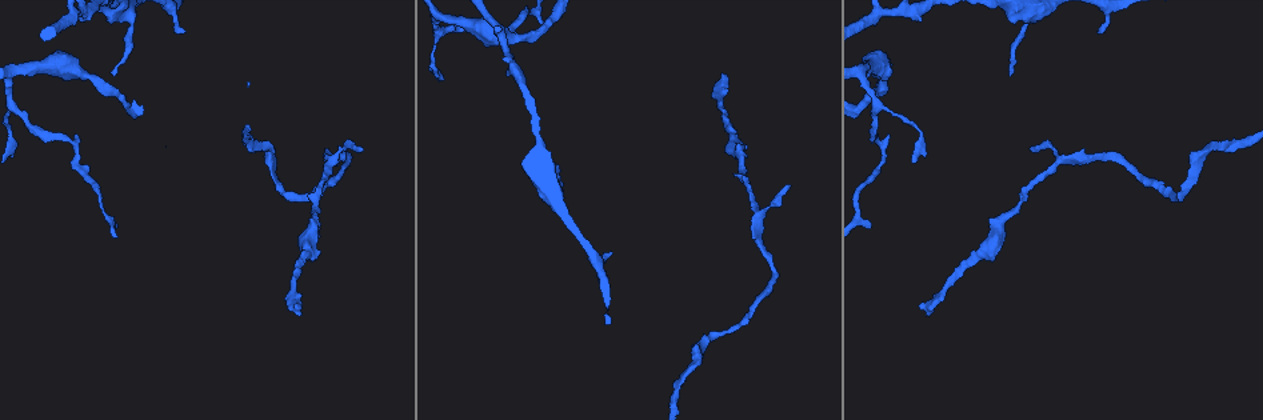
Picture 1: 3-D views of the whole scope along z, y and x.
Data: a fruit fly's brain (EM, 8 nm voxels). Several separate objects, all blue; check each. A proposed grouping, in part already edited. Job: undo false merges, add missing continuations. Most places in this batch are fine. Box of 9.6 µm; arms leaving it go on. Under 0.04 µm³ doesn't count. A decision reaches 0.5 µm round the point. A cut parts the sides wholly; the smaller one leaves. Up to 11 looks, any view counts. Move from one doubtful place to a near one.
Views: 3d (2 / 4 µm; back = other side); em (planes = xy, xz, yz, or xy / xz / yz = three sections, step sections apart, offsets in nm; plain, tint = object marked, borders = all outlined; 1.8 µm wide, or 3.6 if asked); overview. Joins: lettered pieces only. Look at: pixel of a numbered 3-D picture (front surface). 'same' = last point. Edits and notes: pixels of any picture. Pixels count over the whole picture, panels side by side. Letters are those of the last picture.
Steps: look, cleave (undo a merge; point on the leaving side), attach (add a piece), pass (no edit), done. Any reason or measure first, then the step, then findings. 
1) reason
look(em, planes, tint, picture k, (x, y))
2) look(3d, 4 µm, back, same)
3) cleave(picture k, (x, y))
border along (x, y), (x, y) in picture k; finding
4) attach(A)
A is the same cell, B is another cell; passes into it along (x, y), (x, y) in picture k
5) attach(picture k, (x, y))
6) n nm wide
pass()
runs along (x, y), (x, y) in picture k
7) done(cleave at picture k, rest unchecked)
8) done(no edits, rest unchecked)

tapers out
look(3d, 4 µm, back, picture 1, (113, 76))

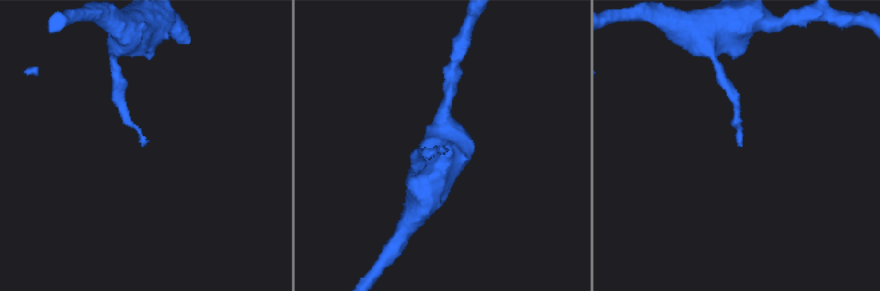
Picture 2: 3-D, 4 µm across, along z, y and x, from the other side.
look(em, planes, borders, picture 2, (441, 149))

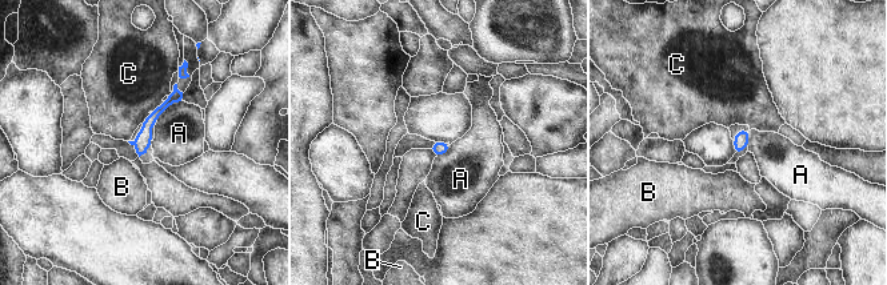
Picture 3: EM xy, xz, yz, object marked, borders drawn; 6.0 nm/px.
pass()
A, B and C are other cells; runs along (179, 95), (150, 120), (140, 151) in picture 3; none of them fits

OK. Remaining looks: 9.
abrupt turn
look(3d, 4 µm, picture 1, (863, 70))

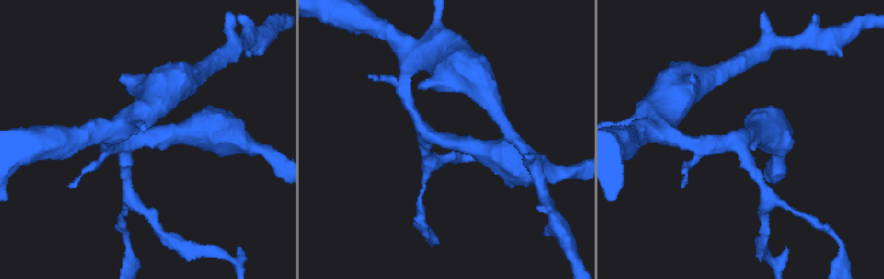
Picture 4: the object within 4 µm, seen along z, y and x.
need the tissue
look(em, xy, step 16, tint, picture 4, (433, 138))

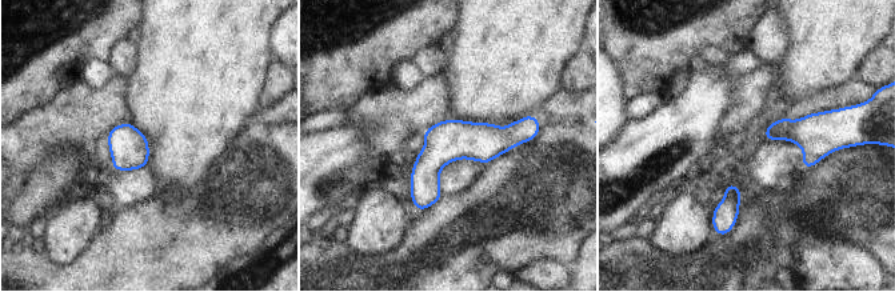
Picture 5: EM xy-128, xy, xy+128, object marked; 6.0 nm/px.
look(em, xz, step 16, borders, same)

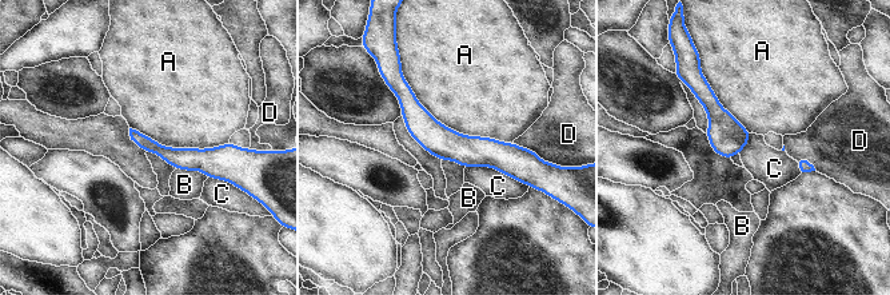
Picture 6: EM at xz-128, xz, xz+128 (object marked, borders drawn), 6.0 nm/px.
pass()
A, B, C and D are other cells; runs along (395, 87), (446, 144), (527, 154) in picture 6; all the same cell

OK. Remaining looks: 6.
tapers out
look(3d, 2 µm, back, picture 1, (294, 307))

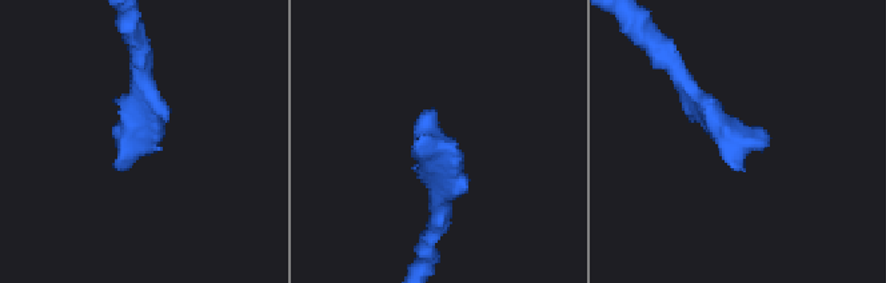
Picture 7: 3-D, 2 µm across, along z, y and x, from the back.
look(em, xz, step 4, borders, picture 7, (433, 110))

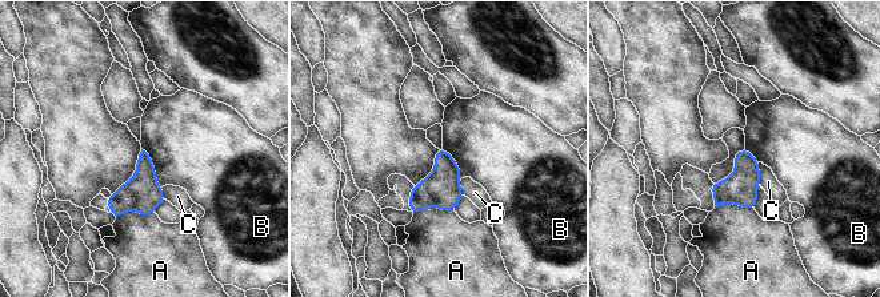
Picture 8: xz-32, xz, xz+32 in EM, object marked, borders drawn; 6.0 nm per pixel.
cut it another way
look(em, planes, borders, same)

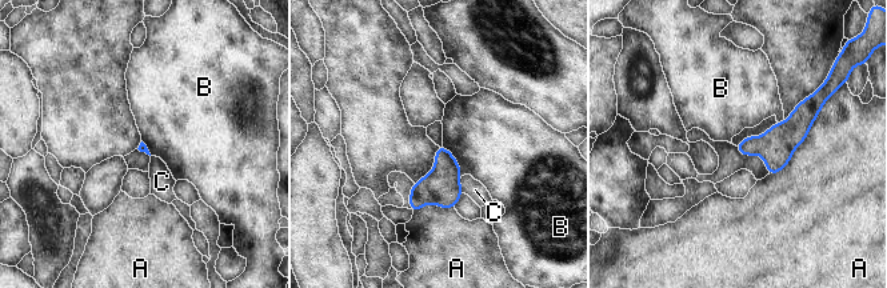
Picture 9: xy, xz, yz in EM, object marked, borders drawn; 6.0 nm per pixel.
pass()
A, B and C are other cells; border along (443, 144), (455, 158), (460, 178) in picture 9; no lettered piece goes on from it

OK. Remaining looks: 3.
an open end
look(3d, 4 µm, picture 1, (789, 185))

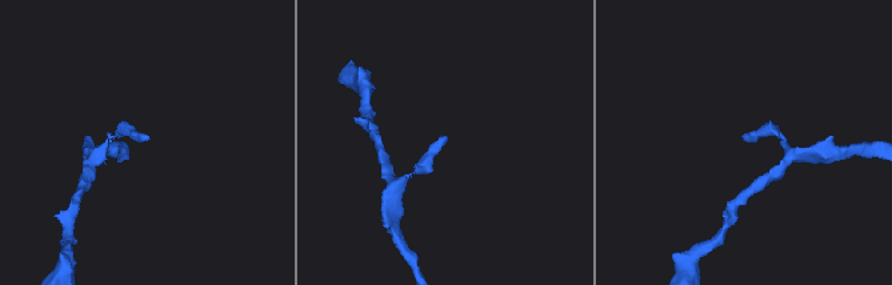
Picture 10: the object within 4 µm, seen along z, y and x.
now the EM
look(em, planes, borders, picture 10, (444, 136))

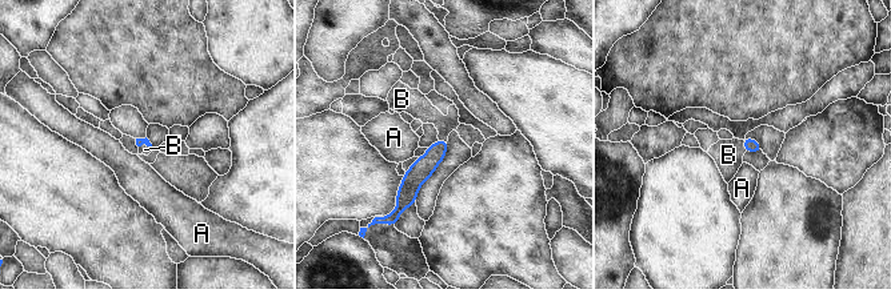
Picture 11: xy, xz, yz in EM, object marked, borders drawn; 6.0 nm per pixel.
B touches over 80 nm
attach(B)
B is the same cell, A is another cell; passes into it along (139, 141), (146, 144), (144, 149) in picture 11; it goes on there

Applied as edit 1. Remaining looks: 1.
done(attach at picture 11, rest unchecked)

